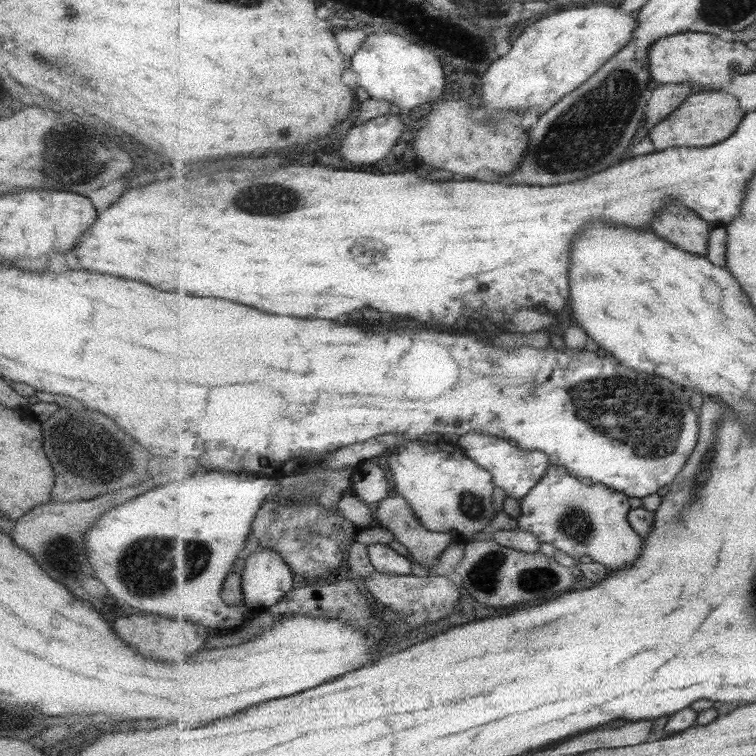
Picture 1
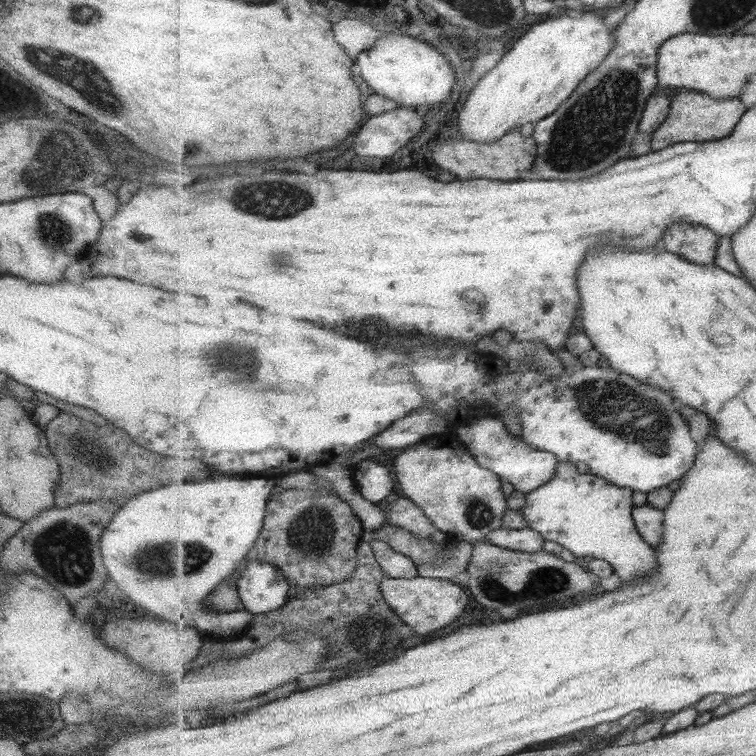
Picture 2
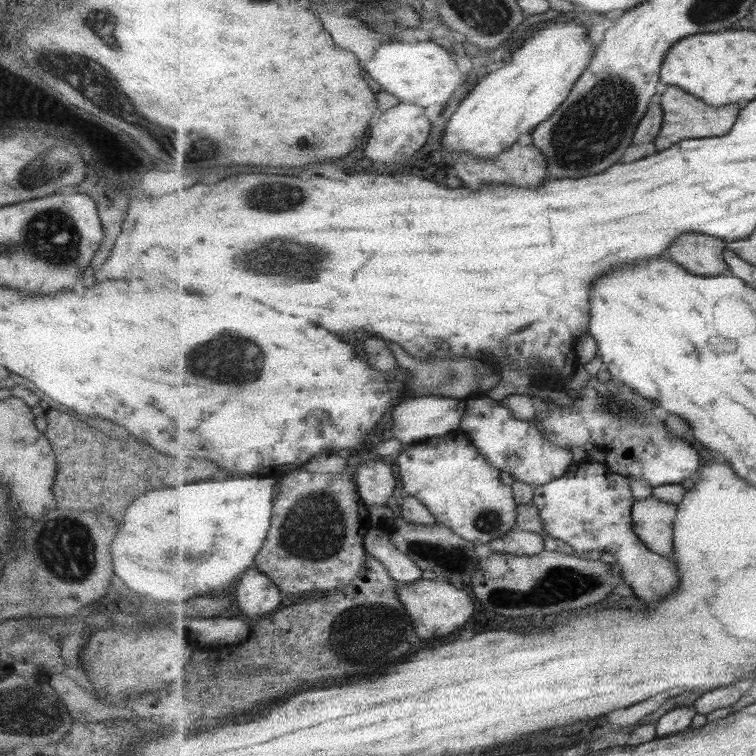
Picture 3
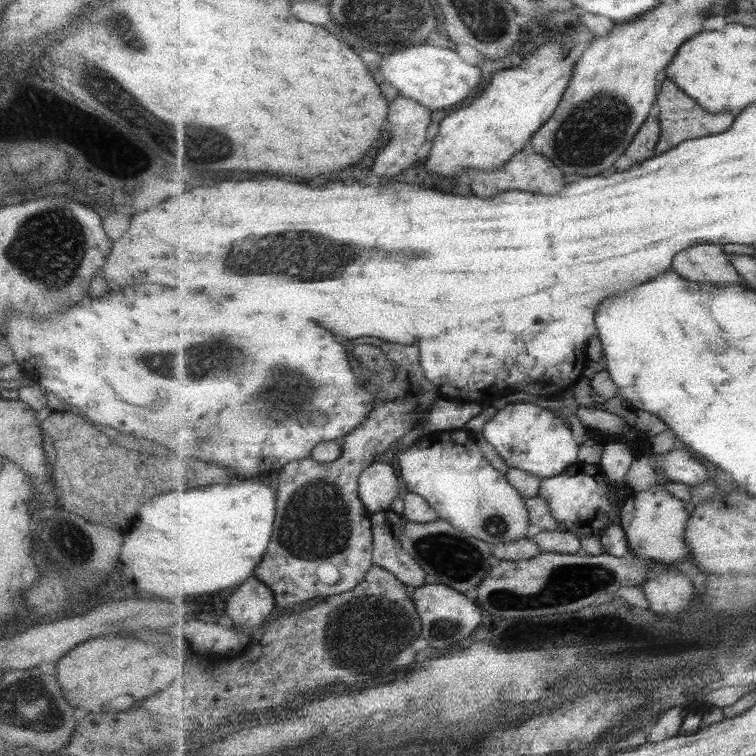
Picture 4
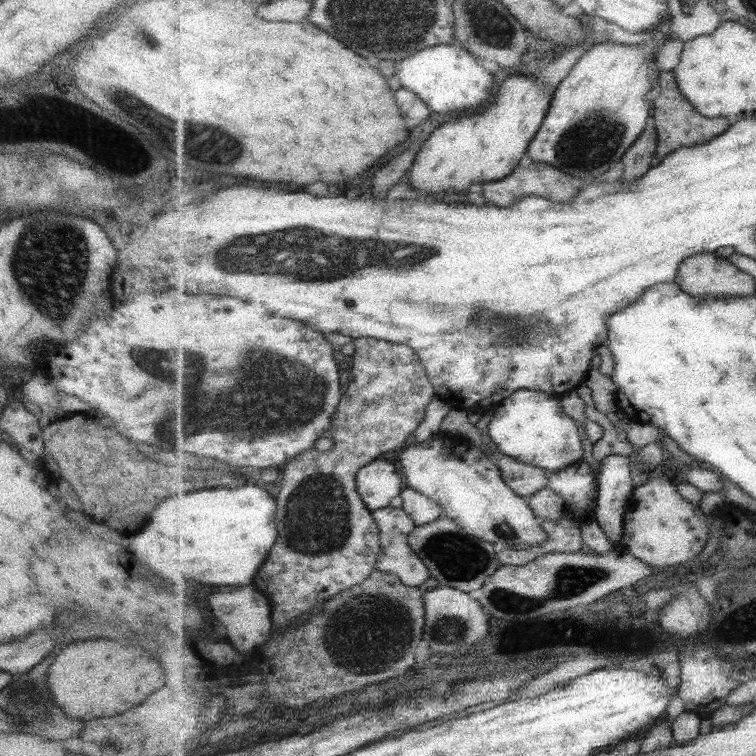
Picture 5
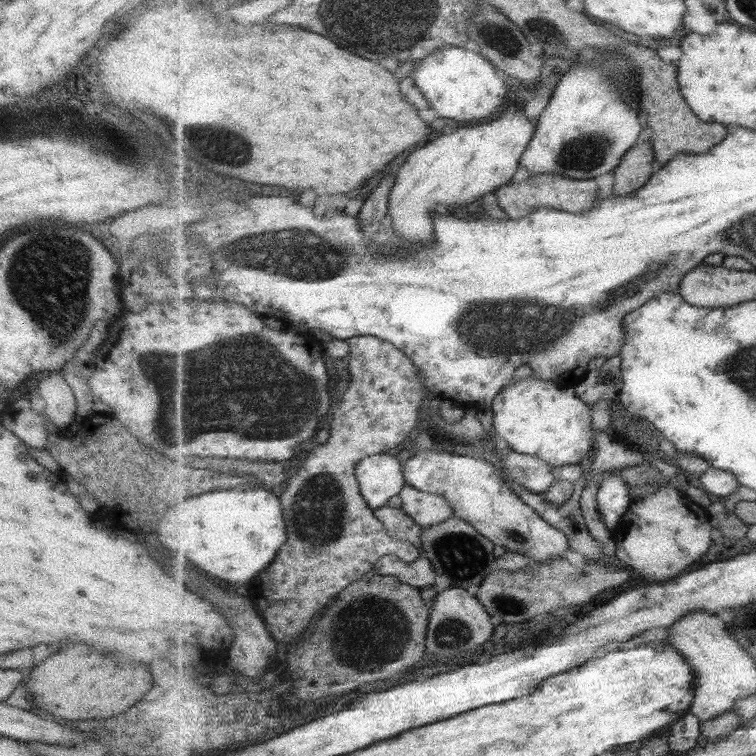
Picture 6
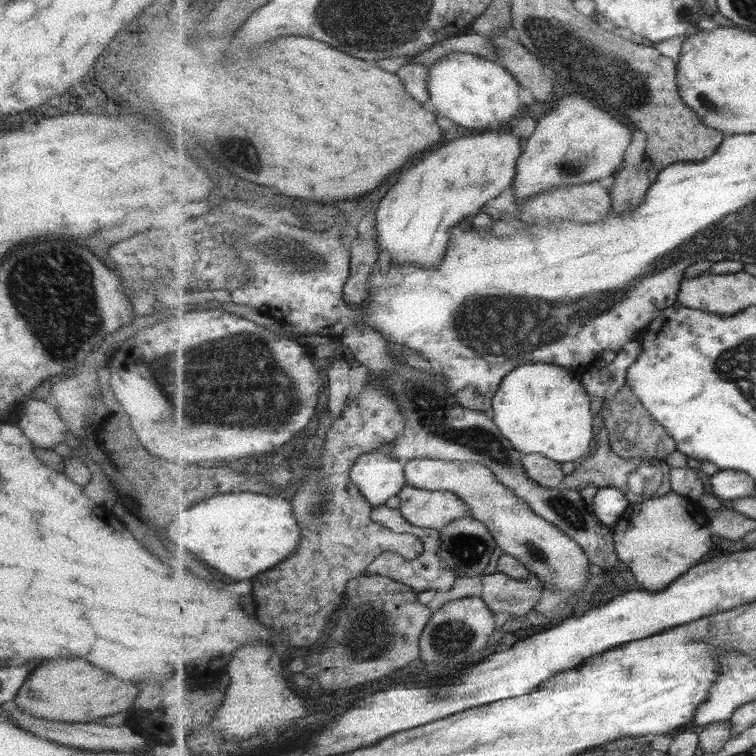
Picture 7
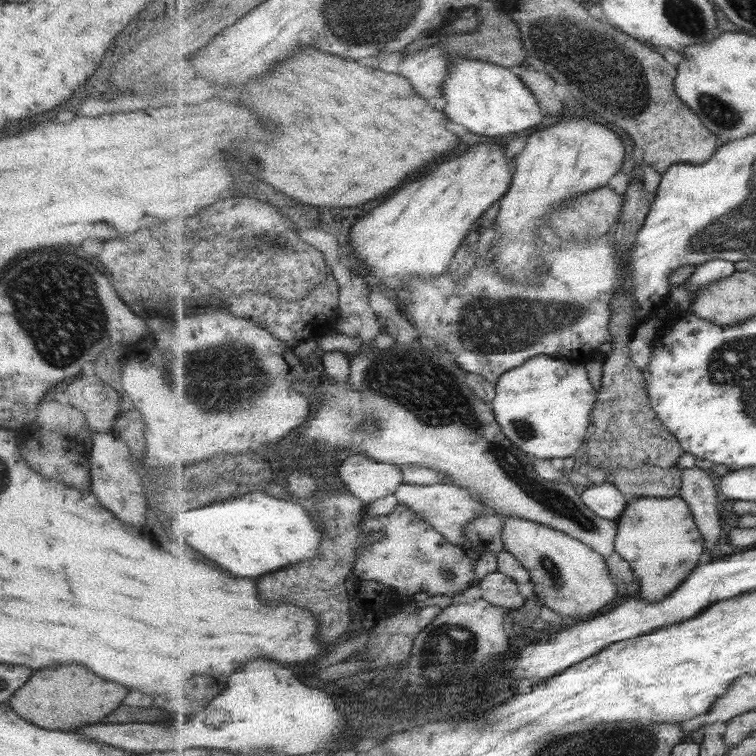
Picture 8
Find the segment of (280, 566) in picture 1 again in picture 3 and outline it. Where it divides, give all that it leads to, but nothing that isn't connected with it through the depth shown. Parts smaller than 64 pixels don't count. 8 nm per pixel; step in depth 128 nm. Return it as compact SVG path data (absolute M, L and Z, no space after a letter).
M258 568L244 572L236 589L236 604L247 618L281 610L283 598L280 588Z

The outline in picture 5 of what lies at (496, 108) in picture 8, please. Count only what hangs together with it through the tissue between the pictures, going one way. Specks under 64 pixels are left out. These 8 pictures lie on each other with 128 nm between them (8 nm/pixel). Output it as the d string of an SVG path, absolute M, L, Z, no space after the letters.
M438 44L399 61L397 76L405 88L413 90L427 103L433 114L449 114L455 110L467 110L466 115L483 110L485 102L493 94L495 78L477 60L475 55L459 44Z

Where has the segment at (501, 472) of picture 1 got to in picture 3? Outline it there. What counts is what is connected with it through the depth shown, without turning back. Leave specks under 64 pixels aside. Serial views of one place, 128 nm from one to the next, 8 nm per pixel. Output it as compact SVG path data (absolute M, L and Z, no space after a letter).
M469 396L467 401L468 411L460 429L466 432L487 460L507 471L515 480L534 485L547 484L565 476L575 464L571 449L546 439L534 419L519 420L509 408L485 396Z

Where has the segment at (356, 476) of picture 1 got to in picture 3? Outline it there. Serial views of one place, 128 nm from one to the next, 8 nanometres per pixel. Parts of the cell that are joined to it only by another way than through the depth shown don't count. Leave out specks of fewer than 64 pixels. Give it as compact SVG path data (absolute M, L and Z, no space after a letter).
M383 459L360 464L356 479L358 491L367 506L386 506L397 486L389 461Z

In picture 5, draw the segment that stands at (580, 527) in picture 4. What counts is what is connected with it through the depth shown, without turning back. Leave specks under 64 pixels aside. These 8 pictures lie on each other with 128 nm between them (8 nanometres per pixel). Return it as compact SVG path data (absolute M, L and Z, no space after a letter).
M577 462L571 464L571 466L566 469L550 472L547 487L558 492L568 502L569 512L577 515L582 522L584 521L585 515L595 513L598 479L595 479L595 473L592 472L591 464L587 462Z

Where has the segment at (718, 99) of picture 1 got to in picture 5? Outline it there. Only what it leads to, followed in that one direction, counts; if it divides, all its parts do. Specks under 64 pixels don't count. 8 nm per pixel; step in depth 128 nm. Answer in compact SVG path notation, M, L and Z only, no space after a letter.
M673 68L662 71L656 80L658 84L657 93L652 98L652 117L655 120L655 128L657 128L657 152L655 158L657 163L662 162L672 152L679 150L679 146L699 146L705 144L721 134L725 134L733 122L727 118L719 118L719 120L709 120L702 113L695 110L693 104L689 104L689 100L683 96L682 90L677 88L678 80Z

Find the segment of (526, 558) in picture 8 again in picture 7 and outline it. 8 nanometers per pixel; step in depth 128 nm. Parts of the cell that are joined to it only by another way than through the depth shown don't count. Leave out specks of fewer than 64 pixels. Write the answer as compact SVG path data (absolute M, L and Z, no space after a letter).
M421 459L409 461L404 465L404 471L406 472L407 485L428 491L451 491L458 494L460 499L470 506L470 516L487 525L503 552L520 560L550 591L568 590L568 592L579 594L581 590L587 588L592 562L583 547L561 528L535 514L535 511L524 500L521 500L510 488L507 488L507 485L498 481L495 473L489 467L477 462Z

